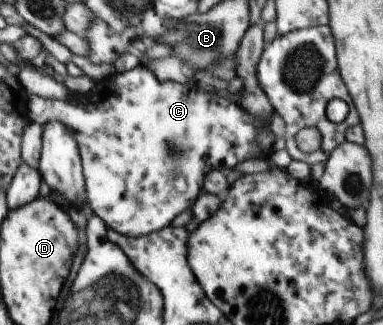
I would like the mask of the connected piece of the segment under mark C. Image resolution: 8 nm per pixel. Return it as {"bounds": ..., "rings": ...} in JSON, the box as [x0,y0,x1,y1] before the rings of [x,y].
{"bounds":[29,64,276,238],"rings":[[[141,64],[122,73],[116,72],[102,83],[96,84],[89,93],[77,96],[75,99],[56,100],[29,94],[29,110],[31,120],[41,124],[43,127],[45,127],[48,122],[59,122],[61,125],[64,125],[69,132],[72,131],[82,161],[82,172],[84,173],[84,180],[86,183],[88,204],[93,213],[98,215],[101,219],[104,219],[109,229],[132,238],[141,238],[155,233],[159,231],[159,229],[163,230],[167,225],[171,225],[171,221],[173,221],[179,213],[190,209],[195,201],[197,201],[200,191],[204,190],[204,179],[212,169],[218,169],[223,173],[227,173],[227,171],[233,169],[237,163],[241,163],[247,159],[268,157],[274,151],[273,145],[276,140],[273,133],[269,130],[269,127],[259,124],[252,115],[249,115],[239,104],[232,102],[231,99],[221,98],[215,95],[213,91],[211,93],[204,92],[195,84],[195,79],[191,79],[191,83],[189,84],[160,80],[154,72],[149,71],[145,66],[141,66]]]}

